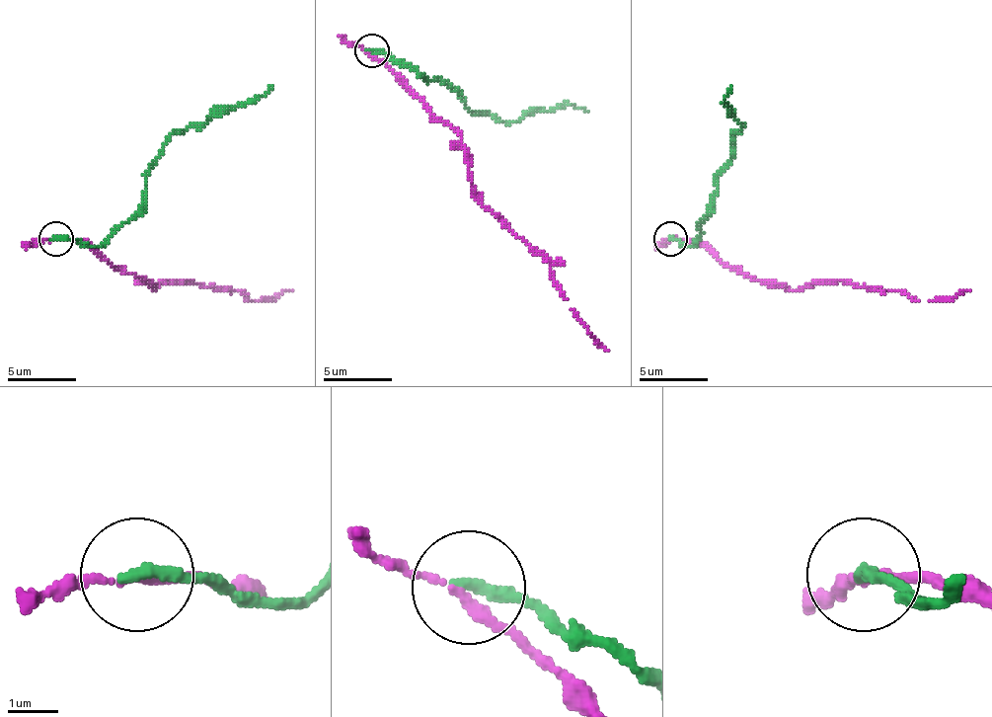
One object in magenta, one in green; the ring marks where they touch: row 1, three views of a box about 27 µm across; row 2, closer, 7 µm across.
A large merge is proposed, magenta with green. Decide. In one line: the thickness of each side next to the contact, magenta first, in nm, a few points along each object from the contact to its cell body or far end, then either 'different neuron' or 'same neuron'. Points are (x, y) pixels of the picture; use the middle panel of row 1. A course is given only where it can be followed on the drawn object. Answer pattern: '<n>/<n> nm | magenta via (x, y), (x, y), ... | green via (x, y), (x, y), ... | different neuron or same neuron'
180/280 nm | magenta via (369, 49), (461, 138), (479, 199), (547, 262), (554, 285), (608, 351) | green via (372, 49), (444, 80), (472, 111), (486, 111), (502, 121), (519, 121), (530, 111), (571, 104), (588, 111) | different neuron

